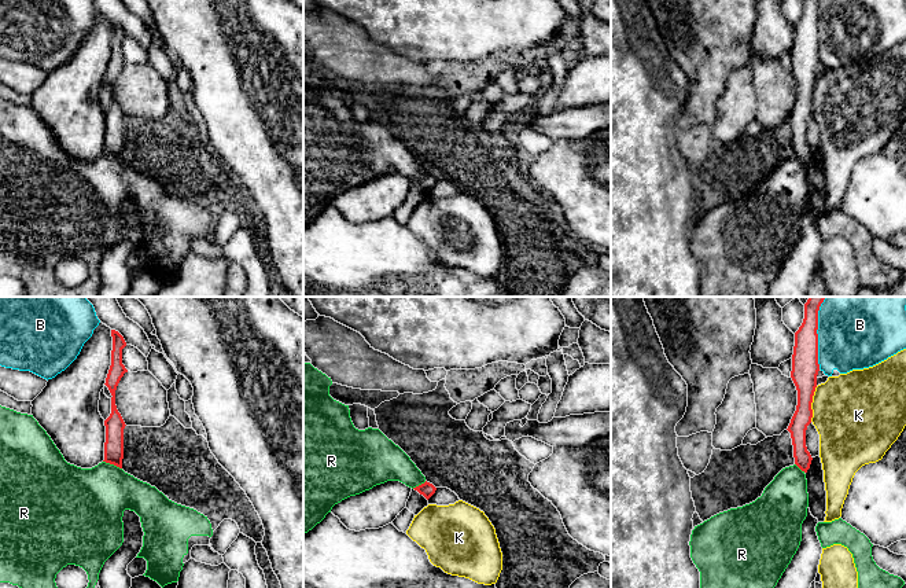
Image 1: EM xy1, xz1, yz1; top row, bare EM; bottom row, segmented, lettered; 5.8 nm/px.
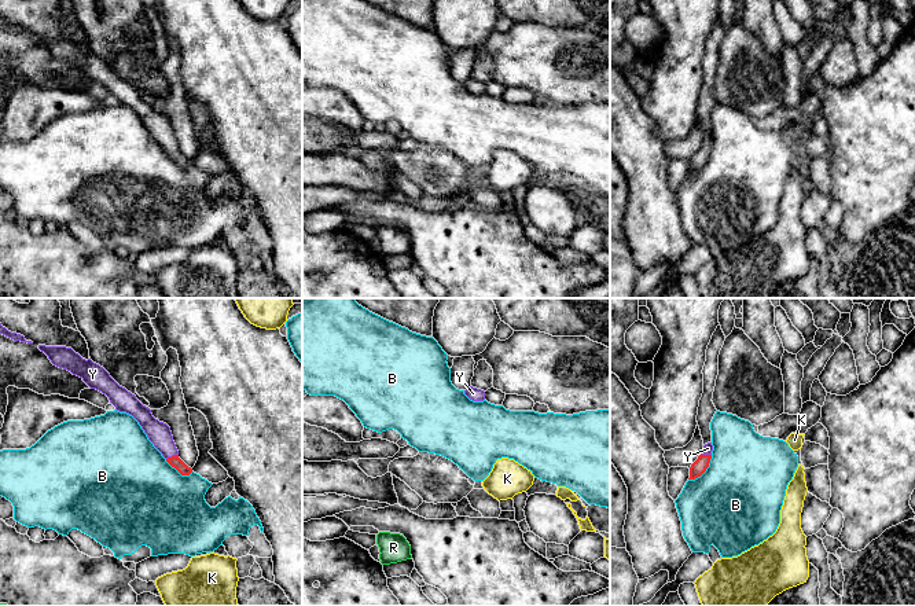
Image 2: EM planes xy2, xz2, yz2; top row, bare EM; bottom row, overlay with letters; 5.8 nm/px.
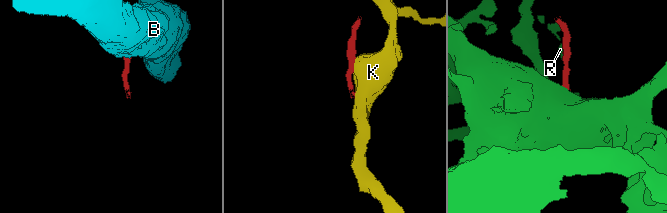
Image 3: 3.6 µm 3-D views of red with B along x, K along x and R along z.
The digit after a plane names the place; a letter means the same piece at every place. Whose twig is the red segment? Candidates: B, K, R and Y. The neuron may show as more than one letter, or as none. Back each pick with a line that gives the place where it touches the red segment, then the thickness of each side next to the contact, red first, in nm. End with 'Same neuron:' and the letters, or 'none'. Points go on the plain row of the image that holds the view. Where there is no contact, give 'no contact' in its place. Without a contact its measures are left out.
Y: meets red in xy2 at (172, 149); 70 nm thick on the red side, 140 nm on the other
Same neuron: Y

